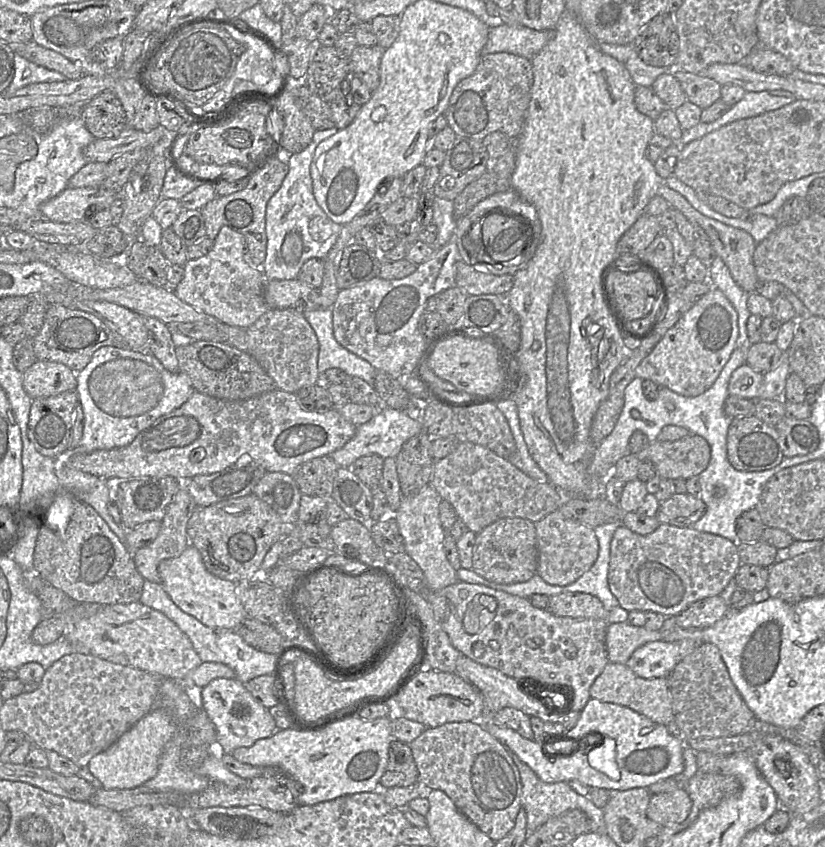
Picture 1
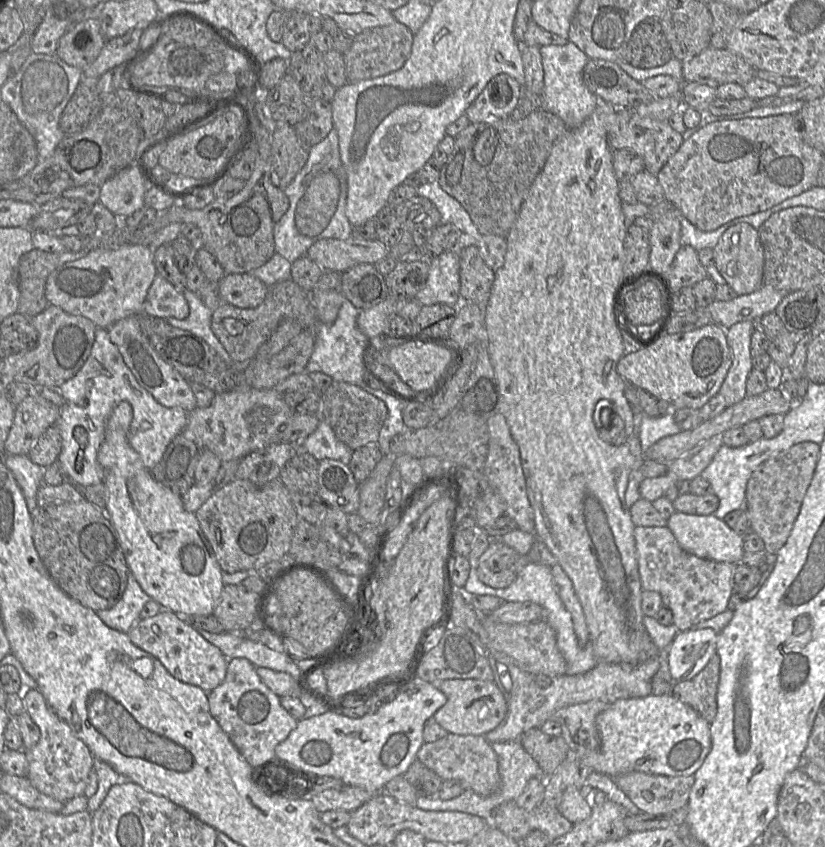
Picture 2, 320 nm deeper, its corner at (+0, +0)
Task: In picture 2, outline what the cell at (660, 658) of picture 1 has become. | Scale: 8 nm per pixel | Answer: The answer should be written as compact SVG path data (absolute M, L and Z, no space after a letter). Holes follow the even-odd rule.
M711 628L679 631L668 647L668 666L675 682L692 679L716 653L718 633Z

